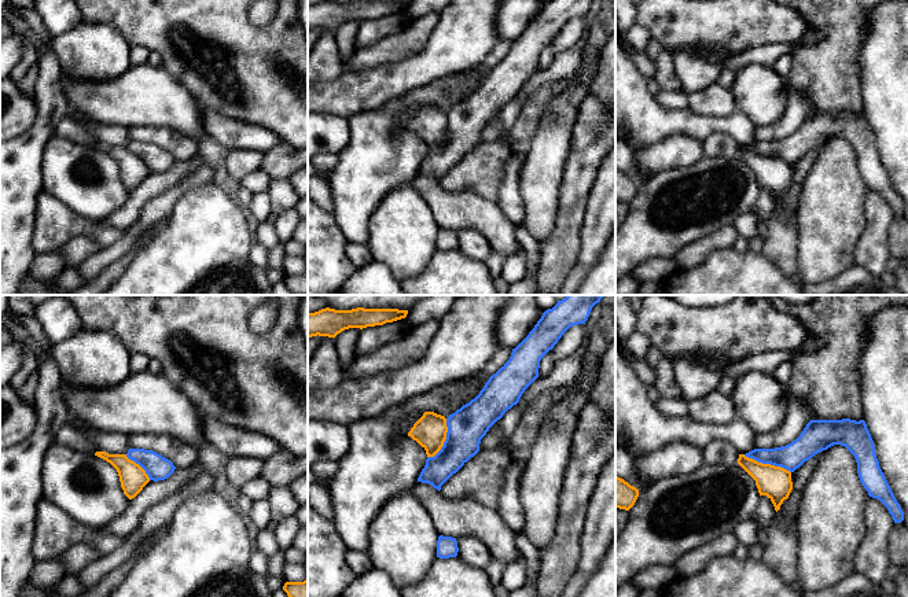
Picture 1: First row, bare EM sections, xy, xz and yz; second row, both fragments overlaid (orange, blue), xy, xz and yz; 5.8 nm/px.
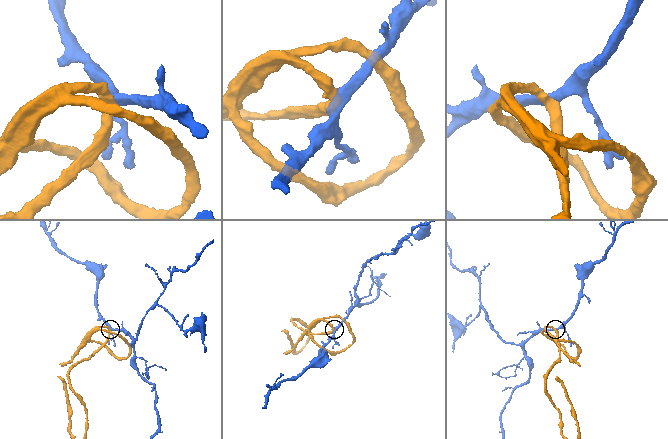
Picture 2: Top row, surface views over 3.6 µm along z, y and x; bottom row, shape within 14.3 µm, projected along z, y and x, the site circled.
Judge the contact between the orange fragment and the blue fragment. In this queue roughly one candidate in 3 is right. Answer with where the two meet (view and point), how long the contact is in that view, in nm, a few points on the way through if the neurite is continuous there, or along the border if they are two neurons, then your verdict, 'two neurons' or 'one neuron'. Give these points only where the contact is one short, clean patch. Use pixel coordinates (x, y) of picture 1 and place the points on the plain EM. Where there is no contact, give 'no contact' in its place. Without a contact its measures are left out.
meets orange in yz at (767, 157); contact 300 nm long; border along yz (743, 147), (763, 155), (780, 158), (790, 165); two neurons

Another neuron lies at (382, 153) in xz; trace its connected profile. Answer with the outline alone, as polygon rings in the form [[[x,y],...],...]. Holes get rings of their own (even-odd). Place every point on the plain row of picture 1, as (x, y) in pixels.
[[[404,96],[386,102],[374,111],[361,111],[350,117],[350,139],[348,145],[337,155],[330,173],[330,188],[334,202],[334,220],[349,243],[368,243],[368,224],[379,202],[389,191],[412,181],[426,158],[427,147],[408,125],[423,108],[408,108]]]

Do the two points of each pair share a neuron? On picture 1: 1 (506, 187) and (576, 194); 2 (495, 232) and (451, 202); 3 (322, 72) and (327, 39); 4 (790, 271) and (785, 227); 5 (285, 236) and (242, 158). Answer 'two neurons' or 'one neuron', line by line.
1: two neurons
2: one neuron
3: one neuron
4: one neuron
5: one neuron

